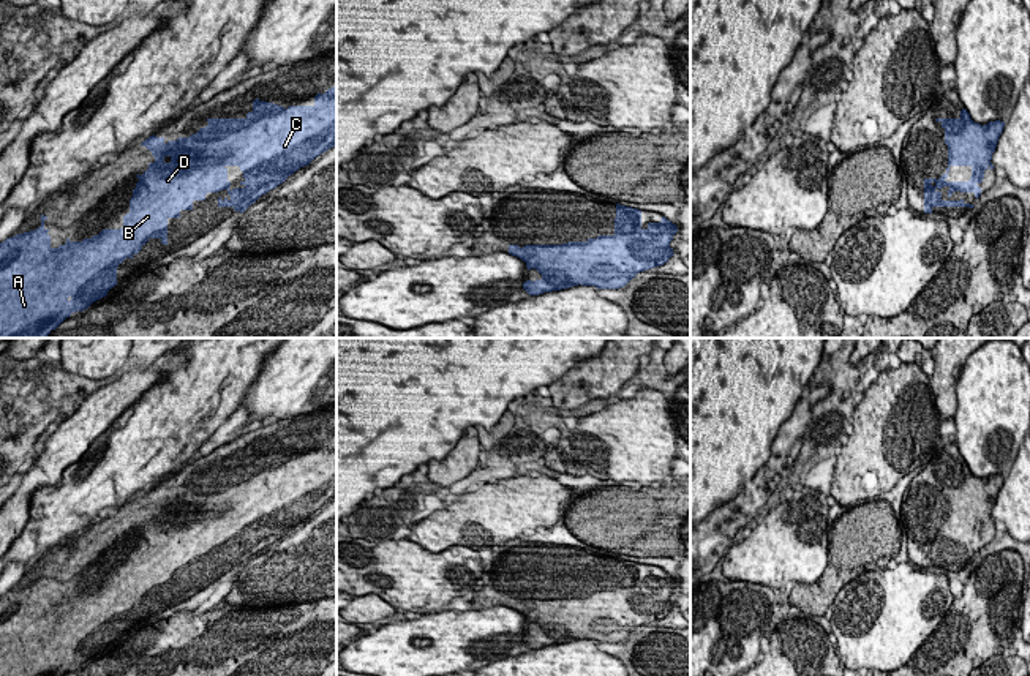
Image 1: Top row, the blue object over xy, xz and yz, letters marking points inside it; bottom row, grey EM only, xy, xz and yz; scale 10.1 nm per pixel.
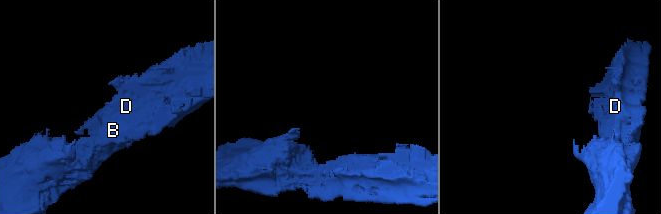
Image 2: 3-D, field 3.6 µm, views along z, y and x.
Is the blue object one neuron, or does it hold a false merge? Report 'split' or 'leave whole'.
leave whole

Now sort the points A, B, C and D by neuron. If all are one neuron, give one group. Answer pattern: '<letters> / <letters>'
A B C D

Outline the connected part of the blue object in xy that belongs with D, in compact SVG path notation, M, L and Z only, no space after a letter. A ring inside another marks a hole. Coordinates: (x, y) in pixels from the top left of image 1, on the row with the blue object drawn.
M336 79L335 85L325 93L314 96L313 106L283 106L253 101L253 111L245 118L207 118L209 125L190 137L164 142L164 137L155 134L141 145L152 152L155 161L142 175L130 199L130 212L123 216L122 229L103 229L92 238L71 242L58 248L51 246L49 229L44 227L47 216L41 215L41 226L35 231L17 234L0 243L0 338L46 338L66 317L76 311L87 310L93 302L107 295L117 286L117 267L126 259L133 259L150 238L160 238L167 245L167 220L180 218L182 210L193 210L194 201L205 201L207 193L226 190L229 199L218 197L218 207L232 207L243 213L262 194L276 188L289 175L303 166L308 166L316 156L336 145ZM227 166L239 166L243 172L240 188L229 190Z

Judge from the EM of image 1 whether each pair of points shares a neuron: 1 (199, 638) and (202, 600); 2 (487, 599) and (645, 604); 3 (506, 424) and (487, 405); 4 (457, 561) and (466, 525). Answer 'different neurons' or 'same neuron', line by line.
1: different neurons
2: same neuron
3: different neurons
4: different neurons

